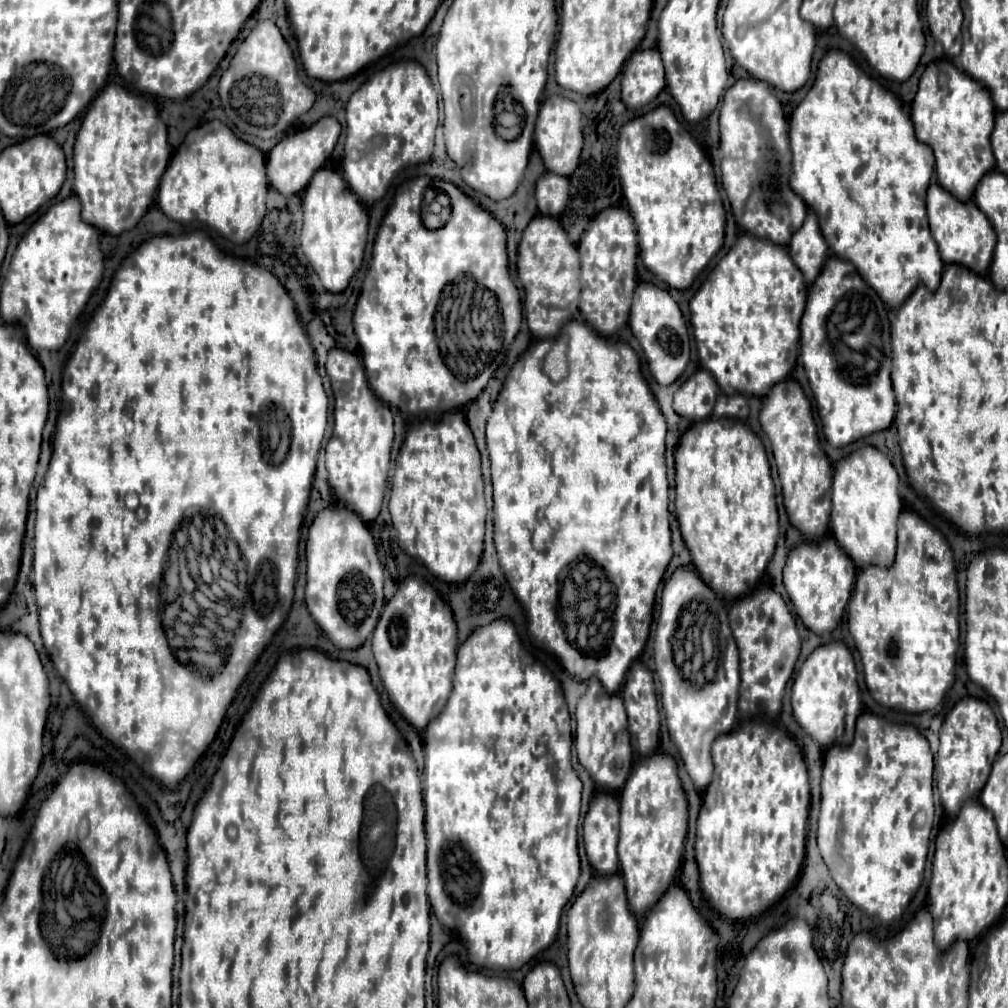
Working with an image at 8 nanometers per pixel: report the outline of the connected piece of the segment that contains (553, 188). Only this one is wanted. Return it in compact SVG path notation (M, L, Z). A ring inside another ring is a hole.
M547 171L543 177L539 177L537 187L535 187L535 199L539 205L539 213L547 213L557 217L569 197L569 181L563 175Z

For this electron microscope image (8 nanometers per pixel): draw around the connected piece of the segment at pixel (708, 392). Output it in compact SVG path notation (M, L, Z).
M705 369L695 371L687 381L679 385L673 397L673 407L689 421L701 421L711 417L719 385Z

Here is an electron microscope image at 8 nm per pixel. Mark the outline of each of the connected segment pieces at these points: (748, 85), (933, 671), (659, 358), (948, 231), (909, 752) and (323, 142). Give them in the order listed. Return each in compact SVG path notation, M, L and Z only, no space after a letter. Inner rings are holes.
M751 77L735 81L723 97L719 131L721 179L739 227L751 235L787 245L791 233L803 225L807 205L789 185L793 173L789 123L771 85Z
M903 509L893 565L859 569L847 609L849 633L861 653L873 699L911 713L933 709L953 685L959 647L959 589L947 539L915 509Z
M639 281L635 289L635 297L631 303L631 317L629 317L629 327L633 335L639 339L649 369L653 377L657 379L659 385L669 385L673 383L687 367L689 363L689 335L687 335L687 325L683 319L683 313L675 299L671 297L669 291L661 289L659 285Z
M931 183L927 193L927 215L929 215L931 233L939 245L939 253L945 263L955 261L967 265L969 269L975 269L975 273L979 275L989 273L993 249L997 245L997 235L987 215L973 201L959 201L939 183Z
M863 713L857 717L851 745L827 747L821 781L819 851L841 893L867 915L877 915L883 925L903 915L923 881L933 811L933 753L929 741L915 727L891 725L873 713Z
M327 115L321 117L317 123L313 123L311 127L297 131L297 133L287 133L271 151L269 151L269 159L267 159L267 177L271 187L275 187L279 193L283 195L291 195L291 193L299 193L307 187L307 181L313 177L315 169L323 167L323 163L329 159L329 155L333 153L333 147L339 139L341 133L341 125L335 117Z

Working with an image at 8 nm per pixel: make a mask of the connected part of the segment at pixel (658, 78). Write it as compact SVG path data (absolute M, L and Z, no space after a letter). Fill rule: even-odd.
M637 49L623 67L621 99L629 109L651 103L665 87L665 69L659 49Z

